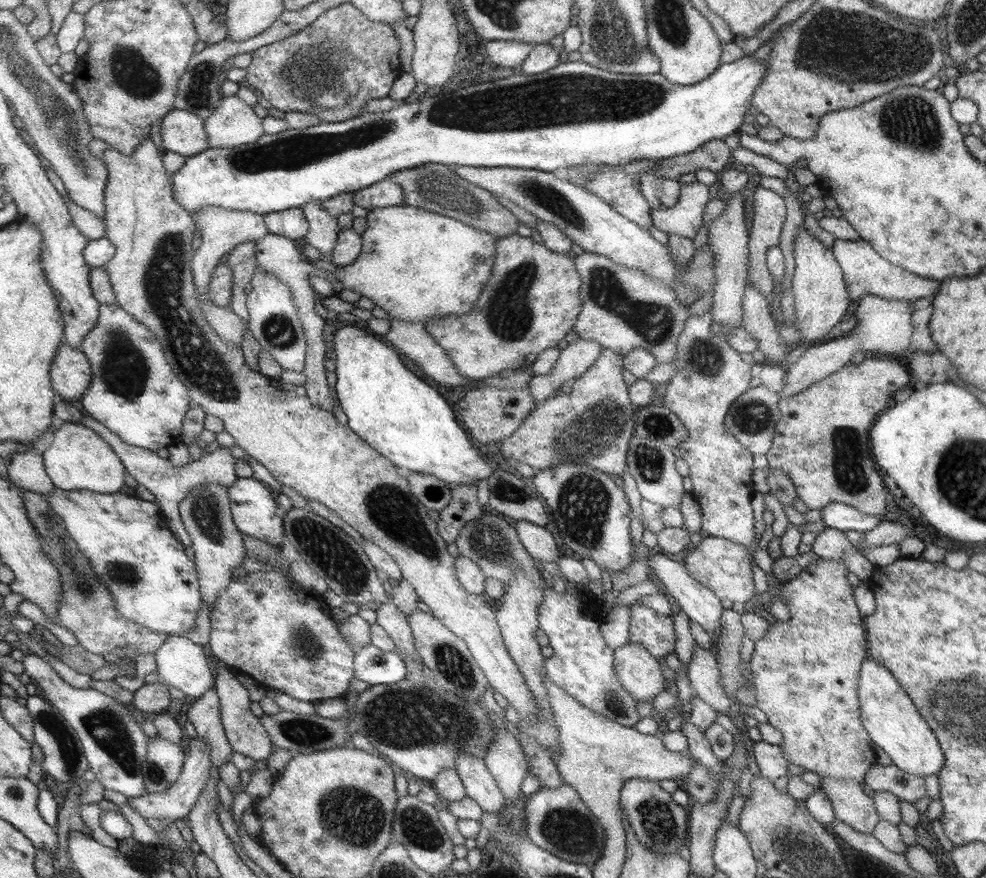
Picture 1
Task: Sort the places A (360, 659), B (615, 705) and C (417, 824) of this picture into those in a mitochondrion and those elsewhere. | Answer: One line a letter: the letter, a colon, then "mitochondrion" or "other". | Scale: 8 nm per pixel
A: other
B: mitochondrion
C: mitochondrion

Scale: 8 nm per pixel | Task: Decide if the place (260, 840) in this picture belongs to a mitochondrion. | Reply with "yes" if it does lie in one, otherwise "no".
no

